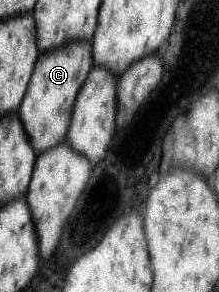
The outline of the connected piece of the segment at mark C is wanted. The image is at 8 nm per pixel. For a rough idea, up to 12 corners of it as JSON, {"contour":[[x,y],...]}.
{"contour":[[92,42],[39,53],[18,115],[37,154],[64,142]]}

